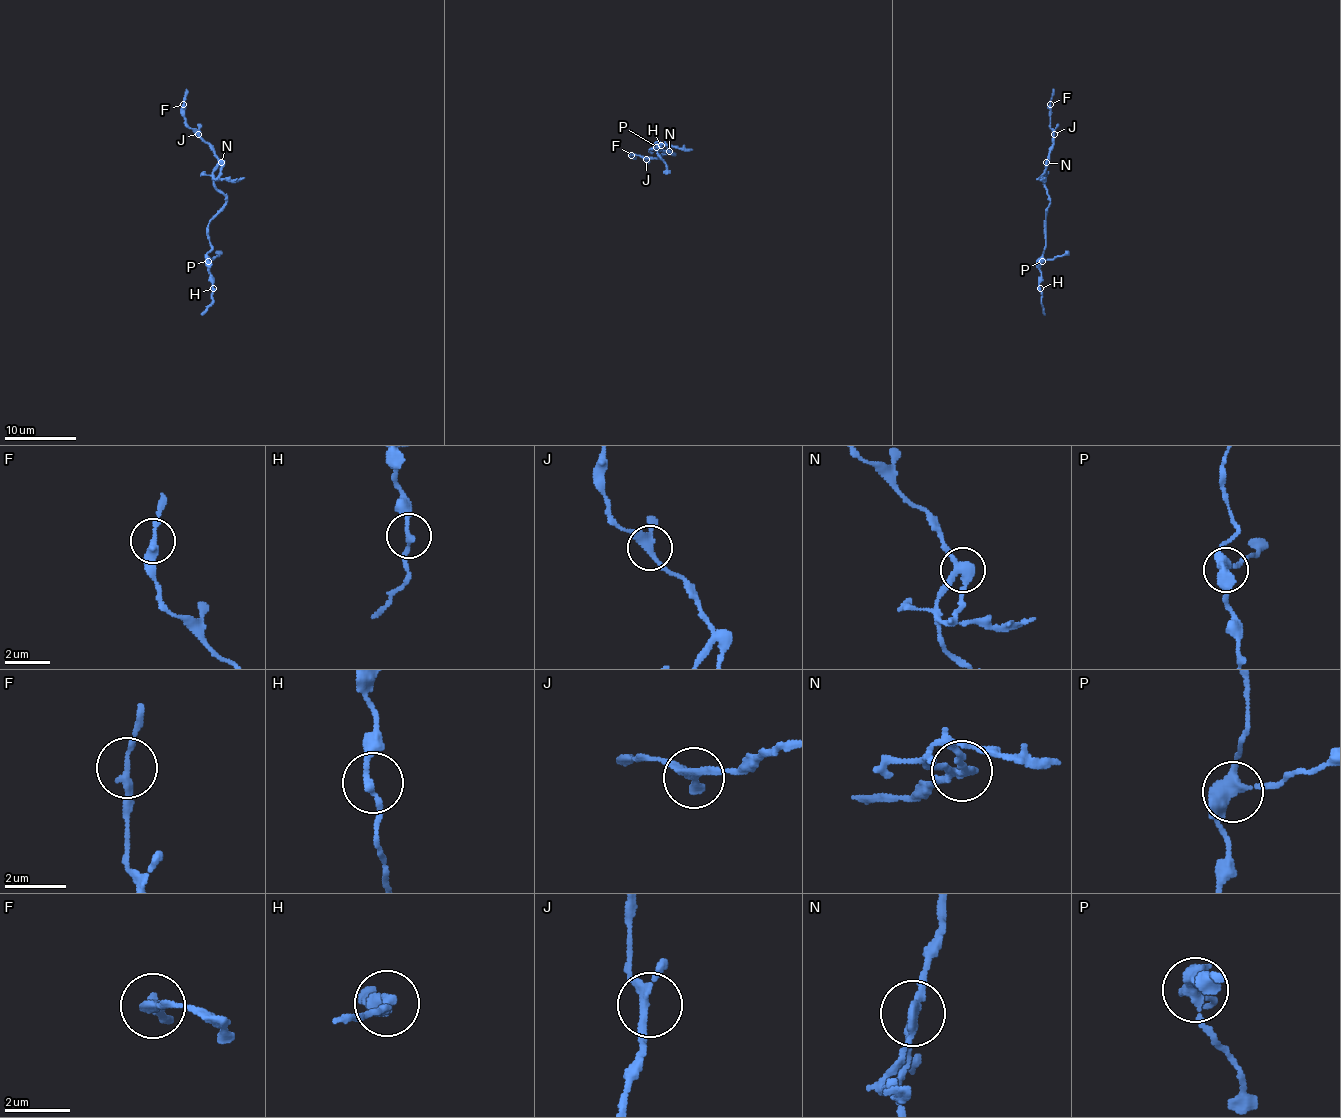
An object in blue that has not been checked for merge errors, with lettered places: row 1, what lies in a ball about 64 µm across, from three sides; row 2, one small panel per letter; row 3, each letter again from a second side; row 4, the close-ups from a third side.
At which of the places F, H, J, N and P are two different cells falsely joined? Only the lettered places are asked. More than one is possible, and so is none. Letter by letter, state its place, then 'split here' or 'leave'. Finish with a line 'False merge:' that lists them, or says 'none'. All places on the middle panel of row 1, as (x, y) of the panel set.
F: (631, 155) | leave
H: (661, 145) | leave
J: (646, 159) | leave
N: (669, 151) | split here
P: (656, 147) | leave
False merge: N

